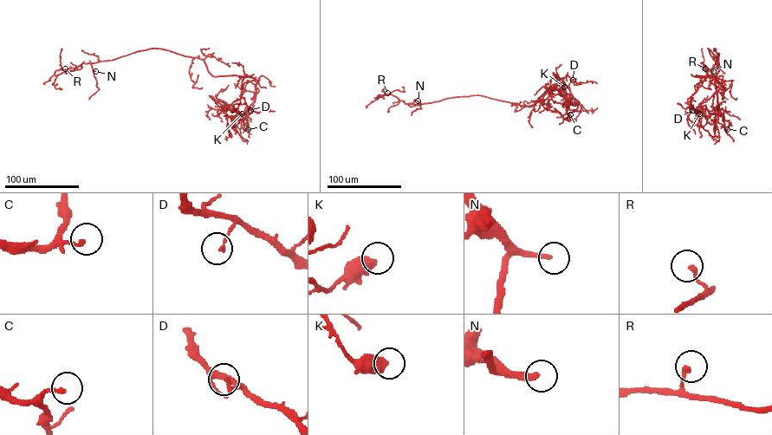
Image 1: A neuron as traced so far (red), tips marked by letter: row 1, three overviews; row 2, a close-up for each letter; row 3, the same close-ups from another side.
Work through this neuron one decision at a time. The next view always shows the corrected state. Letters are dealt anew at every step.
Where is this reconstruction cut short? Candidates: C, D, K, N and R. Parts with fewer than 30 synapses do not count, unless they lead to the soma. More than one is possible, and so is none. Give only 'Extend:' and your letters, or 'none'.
Extend: N

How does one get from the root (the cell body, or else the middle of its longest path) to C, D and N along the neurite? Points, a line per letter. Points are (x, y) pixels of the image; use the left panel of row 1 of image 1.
C: (204, 61), (214, 76), (237, 75), (256, 80), (255, 100), (243, 120), (243, 129), (248, 129)
D: (204, 61), (214, 76), (248, 75), (245, 74), (242, 81), (240, 95), (244, 98), (250, 110)
N: (204, 61), (151, 48), (91, 63), (95, 71)

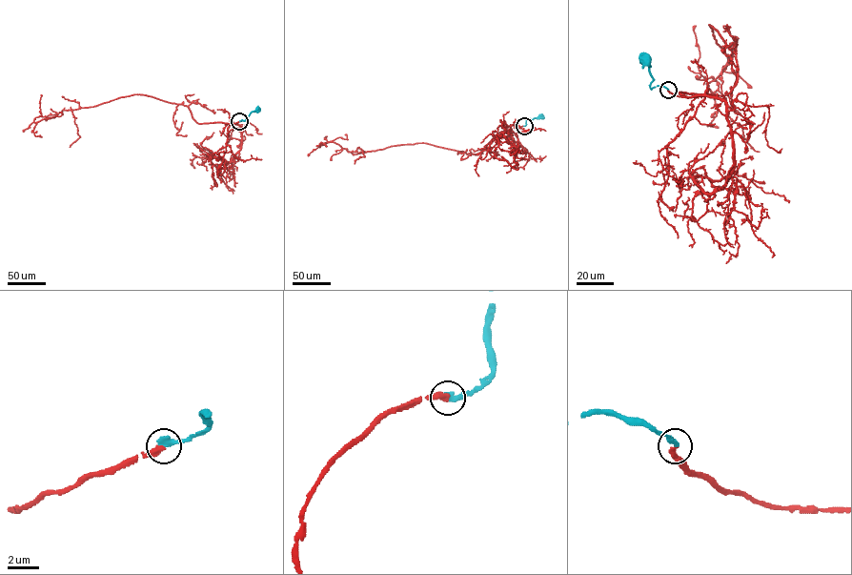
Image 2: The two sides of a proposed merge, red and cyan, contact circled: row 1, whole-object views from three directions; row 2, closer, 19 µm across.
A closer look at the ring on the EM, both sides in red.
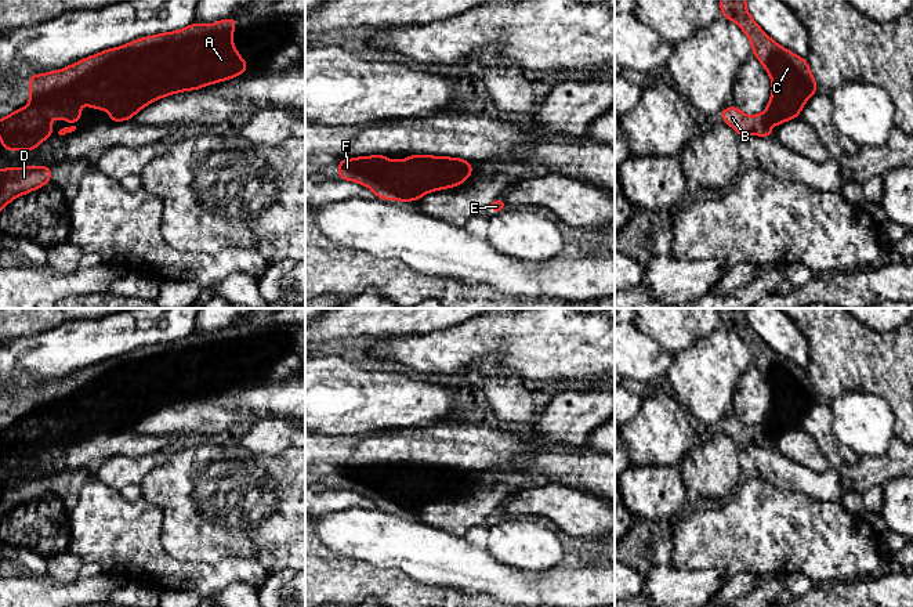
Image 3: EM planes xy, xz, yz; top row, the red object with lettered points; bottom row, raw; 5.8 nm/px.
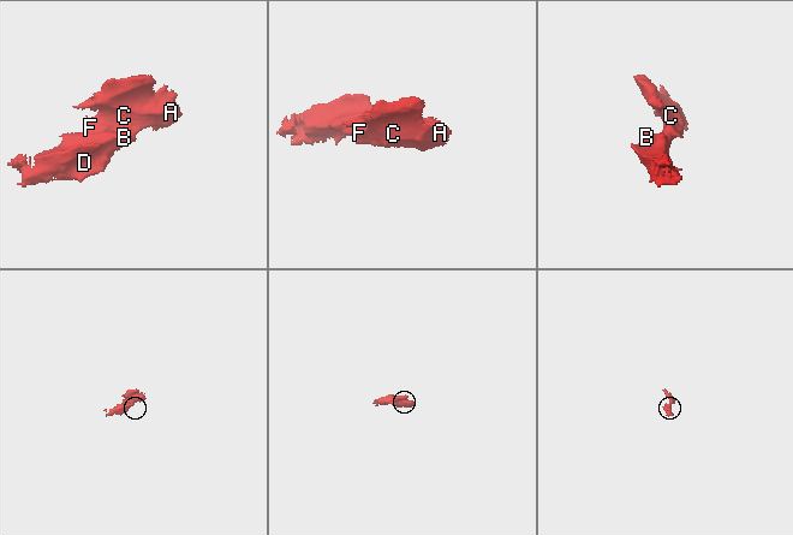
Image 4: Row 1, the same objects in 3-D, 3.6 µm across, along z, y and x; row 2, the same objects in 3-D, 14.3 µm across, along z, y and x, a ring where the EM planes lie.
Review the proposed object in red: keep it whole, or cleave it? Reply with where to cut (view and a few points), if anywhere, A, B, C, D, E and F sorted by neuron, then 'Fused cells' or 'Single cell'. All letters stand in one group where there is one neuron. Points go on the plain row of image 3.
No split. Groups: A B C D E F. Single cell

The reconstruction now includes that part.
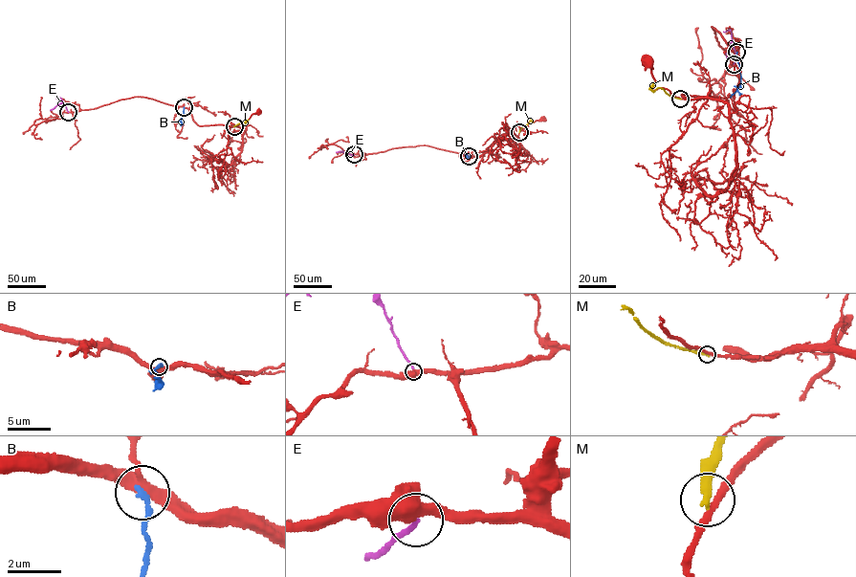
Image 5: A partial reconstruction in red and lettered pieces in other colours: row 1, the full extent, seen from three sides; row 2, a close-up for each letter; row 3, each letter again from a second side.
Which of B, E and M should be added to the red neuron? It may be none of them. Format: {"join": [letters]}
{"join": []}

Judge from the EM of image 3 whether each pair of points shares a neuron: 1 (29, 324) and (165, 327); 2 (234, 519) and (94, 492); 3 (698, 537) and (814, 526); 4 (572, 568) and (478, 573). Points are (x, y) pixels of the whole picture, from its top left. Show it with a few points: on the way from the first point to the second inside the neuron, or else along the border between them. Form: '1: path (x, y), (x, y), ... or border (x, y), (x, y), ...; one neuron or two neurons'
1: border (64, 322), (29, 336); two neurons
2: border (142, 497), (155, 502), (162, 509), (160, 535); two neurons
3: path (727, 537), (741, 537), (754, 531), (785, 531); one neuron
4: path (549, 582), (502, 582); one neuron

